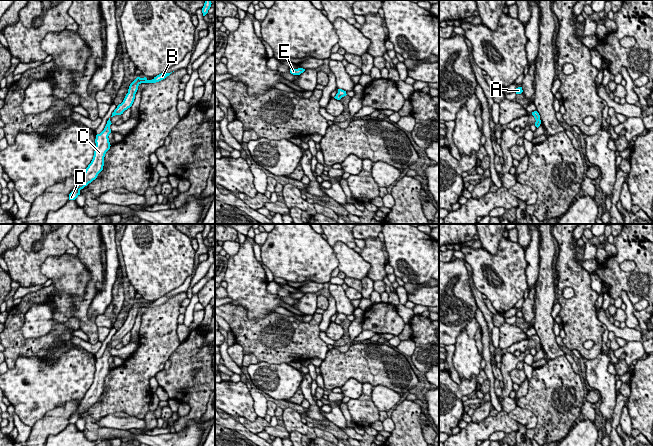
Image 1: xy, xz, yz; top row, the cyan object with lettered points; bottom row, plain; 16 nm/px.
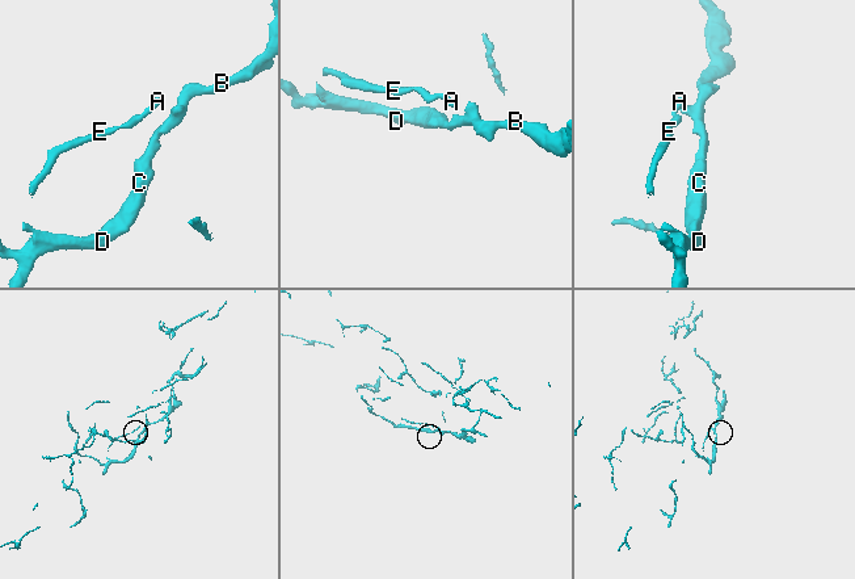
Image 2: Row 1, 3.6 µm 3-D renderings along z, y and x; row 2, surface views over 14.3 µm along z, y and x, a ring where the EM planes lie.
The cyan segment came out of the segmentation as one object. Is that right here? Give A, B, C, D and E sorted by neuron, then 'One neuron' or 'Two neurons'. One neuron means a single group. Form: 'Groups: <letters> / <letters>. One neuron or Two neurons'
Groups: A C D E / B. Two neurons

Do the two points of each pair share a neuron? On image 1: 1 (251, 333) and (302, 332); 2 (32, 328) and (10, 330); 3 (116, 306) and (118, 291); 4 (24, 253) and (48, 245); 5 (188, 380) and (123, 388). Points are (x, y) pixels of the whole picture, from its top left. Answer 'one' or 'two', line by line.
1: one
2: two
3: one
4: one
5: two

